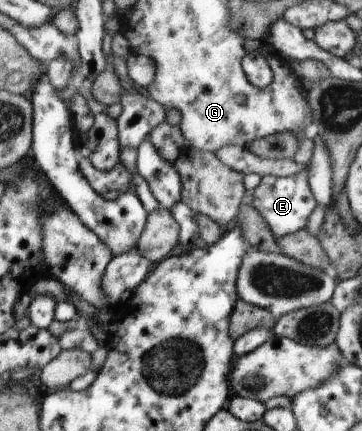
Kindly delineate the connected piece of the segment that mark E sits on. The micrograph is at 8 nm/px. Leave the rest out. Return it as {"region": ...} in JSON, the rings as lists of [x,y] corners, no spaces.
{"region":[[[307,165],[302,166],[301,170],[293,176],[283,178],[261,176],[259,184],[252,190],[251,203],[269,227],[274,239],[304,229],[309,215],[317,204],[310,193],[306,172]]]}

